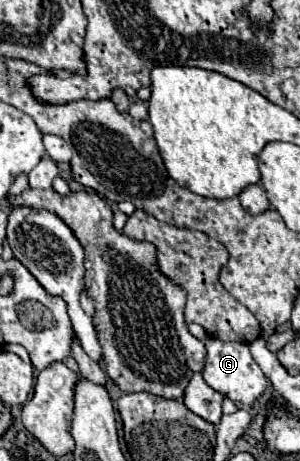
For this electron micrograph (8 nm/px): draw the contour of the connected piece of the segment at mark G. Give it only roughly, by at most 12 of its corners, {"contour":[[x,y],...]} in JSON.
{"contour":[[205,341],[203,379],[251,405],[267,379],[249,345]]}

